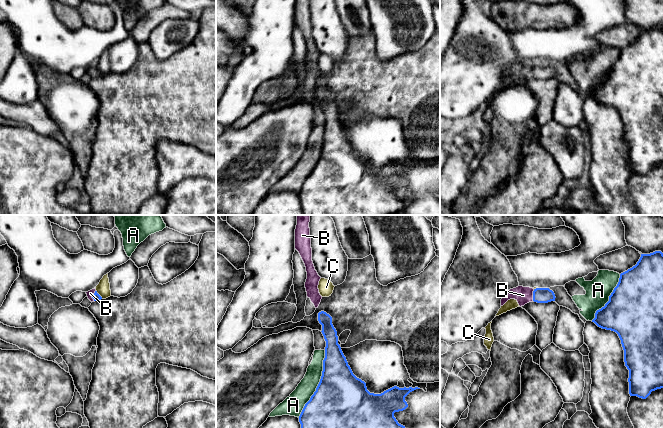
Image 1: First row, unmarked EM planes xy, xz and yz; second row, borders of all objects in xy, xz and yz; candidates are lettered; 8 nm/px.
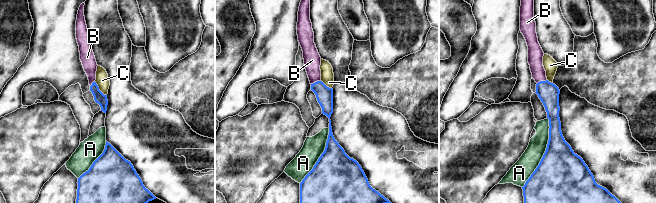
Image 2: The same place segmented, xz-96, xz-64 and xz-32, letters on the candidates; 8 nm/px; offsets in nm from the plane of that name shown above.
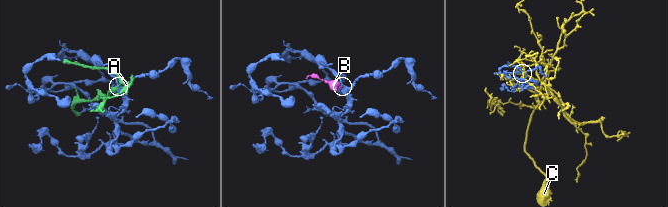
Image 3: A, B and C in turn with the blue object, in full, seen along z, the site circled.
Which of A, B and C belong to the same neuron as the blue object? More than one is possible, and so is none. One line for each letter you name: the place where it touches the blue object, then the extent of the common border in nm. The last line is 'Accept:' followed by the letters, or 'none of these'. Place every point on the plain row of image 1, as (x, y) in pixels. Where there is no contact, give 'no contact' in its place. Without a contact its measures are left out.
B: yz (533, 71) | 100 nm
Accept: B

